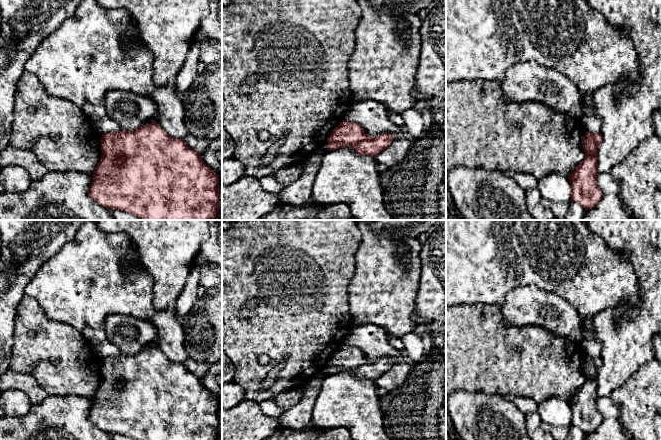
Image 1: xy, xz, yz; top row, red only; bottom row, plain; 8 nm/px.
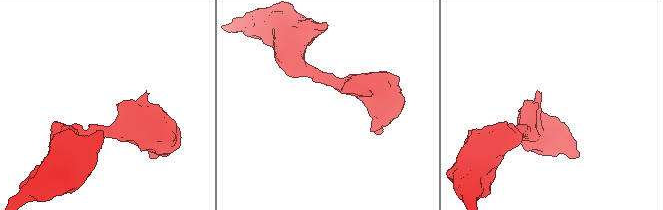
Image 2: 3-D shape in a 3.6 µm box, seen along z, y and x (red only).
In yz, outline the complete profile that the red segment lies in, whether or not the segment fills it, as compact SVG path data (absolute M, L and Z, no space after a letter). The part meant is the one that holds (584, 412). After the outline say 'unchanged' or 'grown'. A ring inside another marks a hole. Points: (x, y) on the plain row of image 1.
M585 357L582 362L585 382L568 402L571 408L571 426L579 427L585 434L595 431L602 422L597 407L597 372L601 366L601 357Z | unchanged

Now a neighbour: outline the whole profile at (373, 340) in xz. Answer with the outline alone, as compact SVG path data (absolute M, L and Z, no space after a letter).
M364 324L352 327L344 339L344 344L361 349L370 361L386 357L394 361L392 367L374 381L382 394L401 386L413 369L404 351L399 351L390 344L387 331L382 326Z

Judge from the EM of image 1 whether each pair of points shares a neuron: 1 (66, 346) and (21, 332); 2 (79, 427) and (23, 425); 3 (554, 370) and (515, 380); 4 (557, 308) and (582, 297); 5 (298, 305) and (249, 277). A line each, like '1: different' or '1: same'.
1: same
2: same
3: same
4: different
5: same

